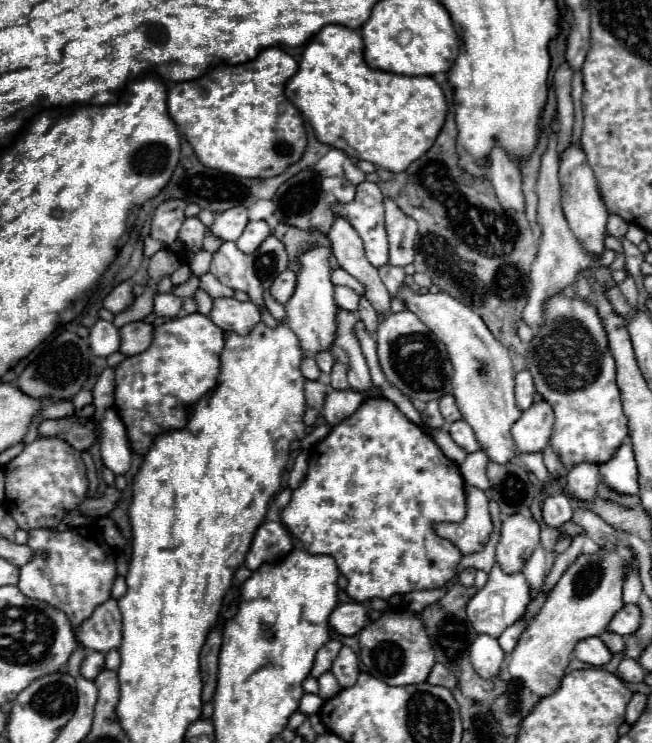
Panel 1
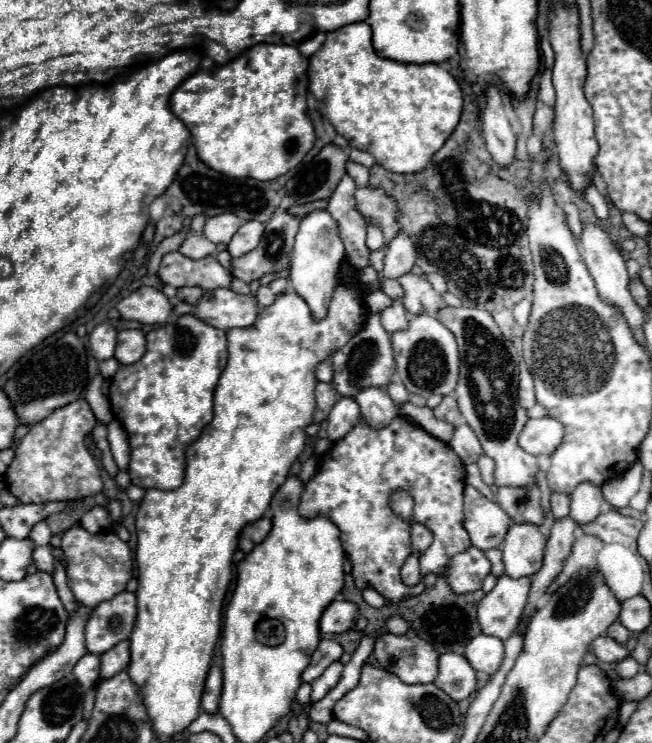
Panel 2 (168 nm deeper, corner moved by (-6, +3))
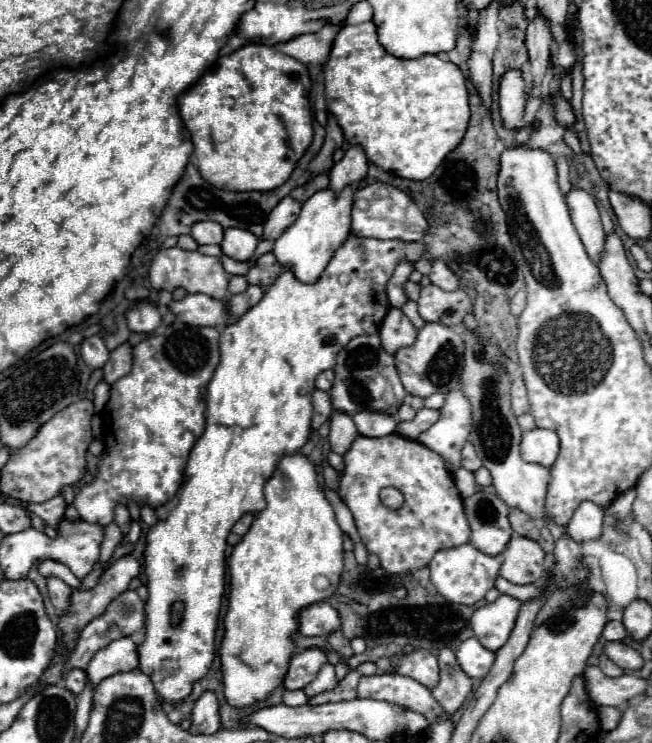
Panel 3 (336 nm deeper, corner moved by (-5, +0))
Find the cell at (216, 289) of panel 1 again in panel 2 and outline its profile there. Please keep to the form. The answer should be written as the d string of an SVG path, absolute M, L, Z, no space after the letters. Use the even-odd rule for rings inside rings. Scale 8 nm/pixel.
M180 251L166 253L162 257L158 277L164 285L172 287L202 287L202 289L218 289L230 287L232 273L224 269L214 255L204 259L184 257Z

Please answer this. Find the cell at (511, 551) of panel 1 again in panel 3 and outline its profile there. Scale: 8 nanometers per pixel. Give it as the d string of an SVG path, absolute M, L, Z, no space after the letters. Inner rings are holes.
M513 534L503 550L501 572L513 584L535 584L545 576L545 552L539 542Z

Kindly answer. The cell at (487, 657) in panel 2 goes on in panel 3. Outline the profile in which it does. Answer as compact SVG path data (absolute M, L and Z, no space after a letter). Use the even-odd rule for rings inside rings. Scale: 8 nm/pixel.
M469 638L459 646L457 662L469 678L483 678L495 662L495 652L487 650L477 638Z

